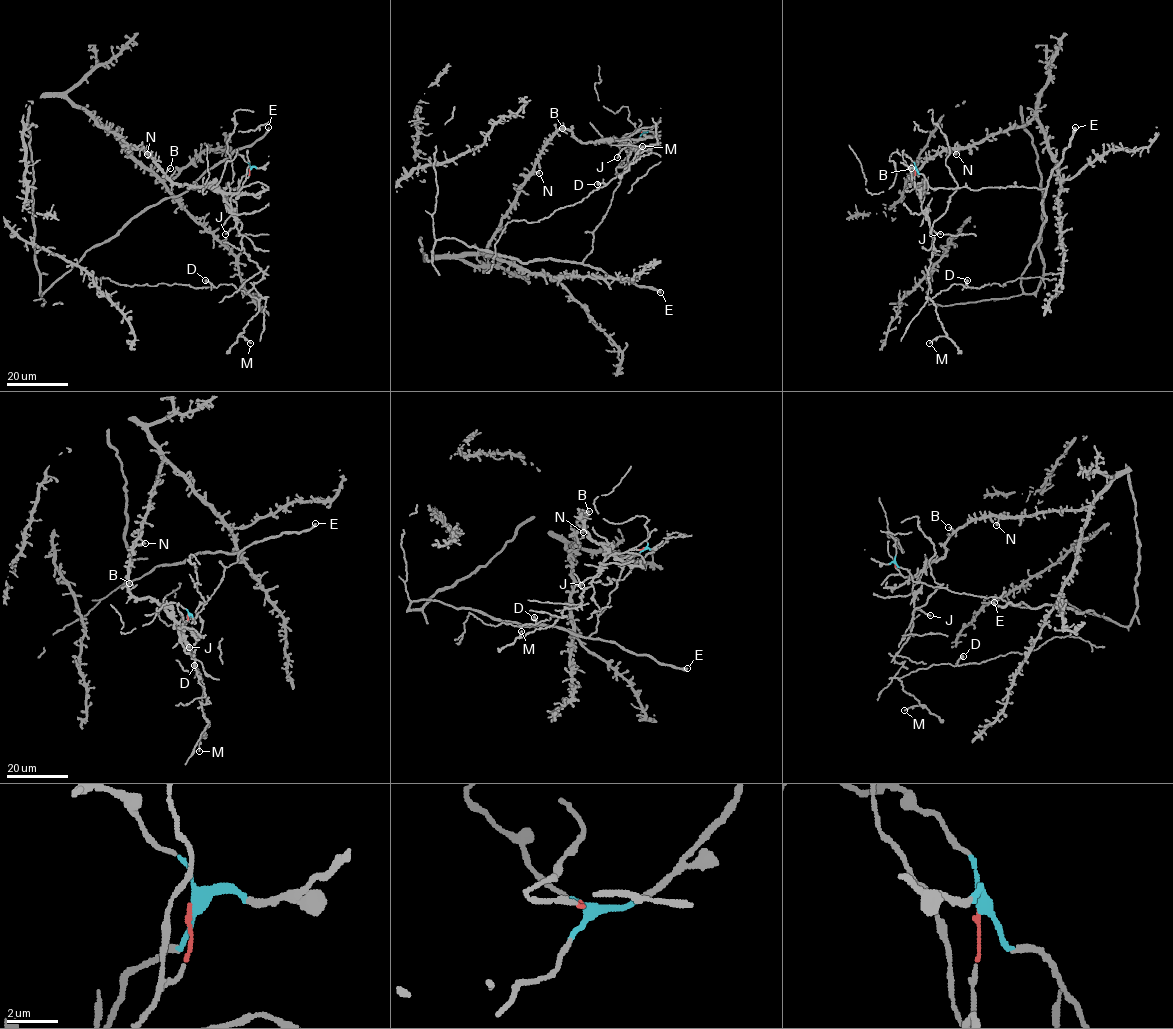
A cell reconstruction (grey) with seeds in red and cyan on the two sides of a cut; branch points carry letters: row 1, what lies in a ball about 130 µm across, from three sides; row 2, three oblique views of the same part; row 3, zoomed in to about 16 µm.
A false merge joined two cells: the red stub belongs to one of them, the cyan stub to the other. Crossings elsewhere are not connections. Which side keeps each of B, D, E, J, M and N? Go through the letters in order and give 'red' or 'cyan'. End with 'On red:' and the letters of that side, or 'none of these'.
B: cyan
D: red
E: cyan
J: red
M: red
N: cyan
On red: D, J, M

